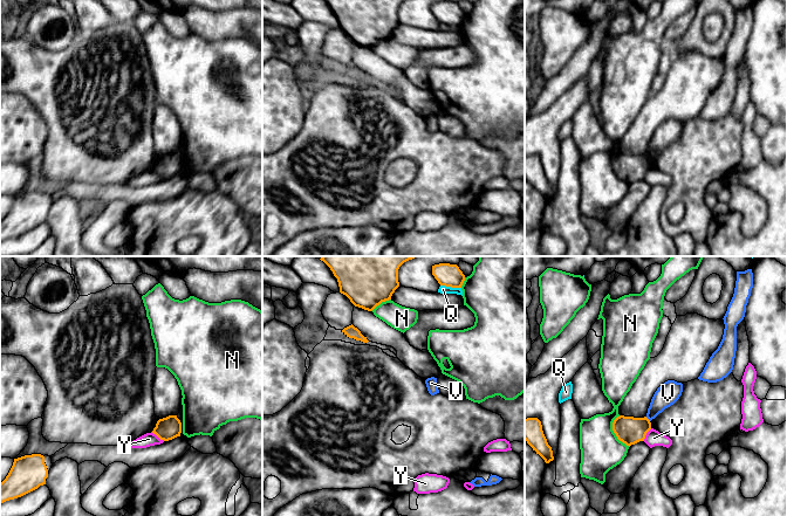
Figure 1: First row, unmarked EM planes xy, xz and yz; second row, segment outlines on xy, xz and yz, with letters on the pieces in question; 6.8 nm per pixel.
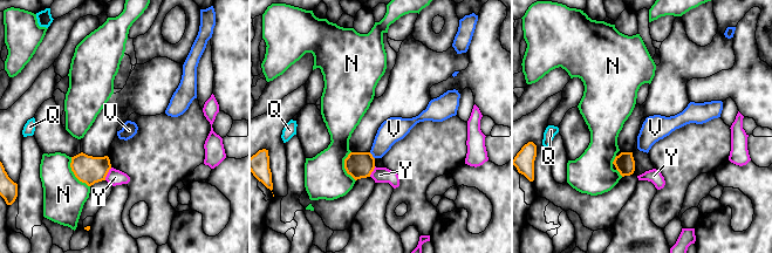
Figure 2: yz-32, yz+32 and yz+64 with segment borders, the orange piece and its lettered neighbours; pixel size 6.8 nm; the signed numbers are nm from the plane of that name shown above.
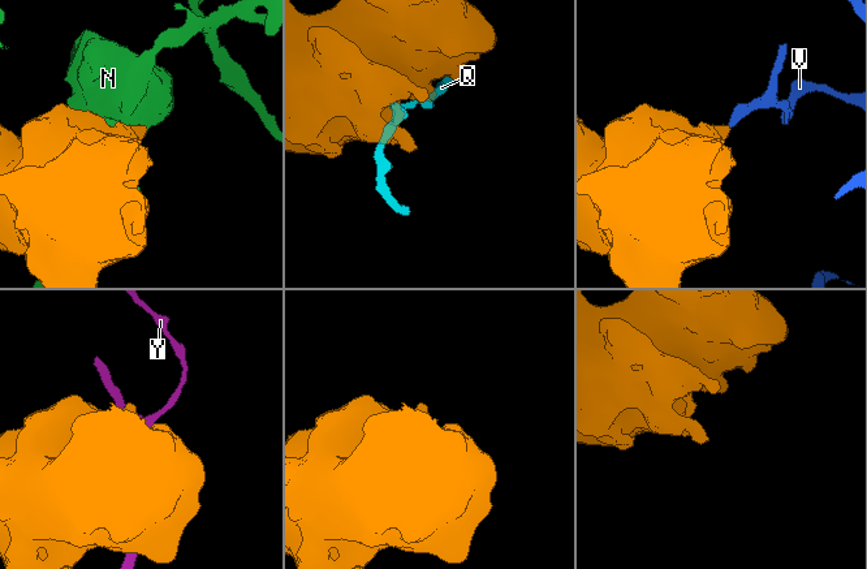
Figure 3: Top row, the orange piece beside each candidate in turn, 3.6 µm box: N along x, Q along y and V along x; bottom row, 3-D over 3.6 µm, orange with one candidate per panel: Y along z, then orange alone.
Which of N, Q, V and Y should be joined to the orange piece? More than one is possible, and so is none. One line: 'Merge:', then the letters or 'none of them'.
Merge: none of them

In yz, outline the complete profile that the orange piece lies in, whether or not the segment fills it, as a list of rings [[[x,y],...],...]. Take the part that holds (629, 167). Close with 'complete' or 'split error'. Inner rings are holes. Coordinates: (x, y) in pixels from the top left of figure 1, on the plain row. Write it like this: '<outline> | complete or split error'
[[[617,154],[613,160],[613,168],[617,177],[627,184],[644,179],[646,171],[651,167],[650,158],[634,154]]] | complete

